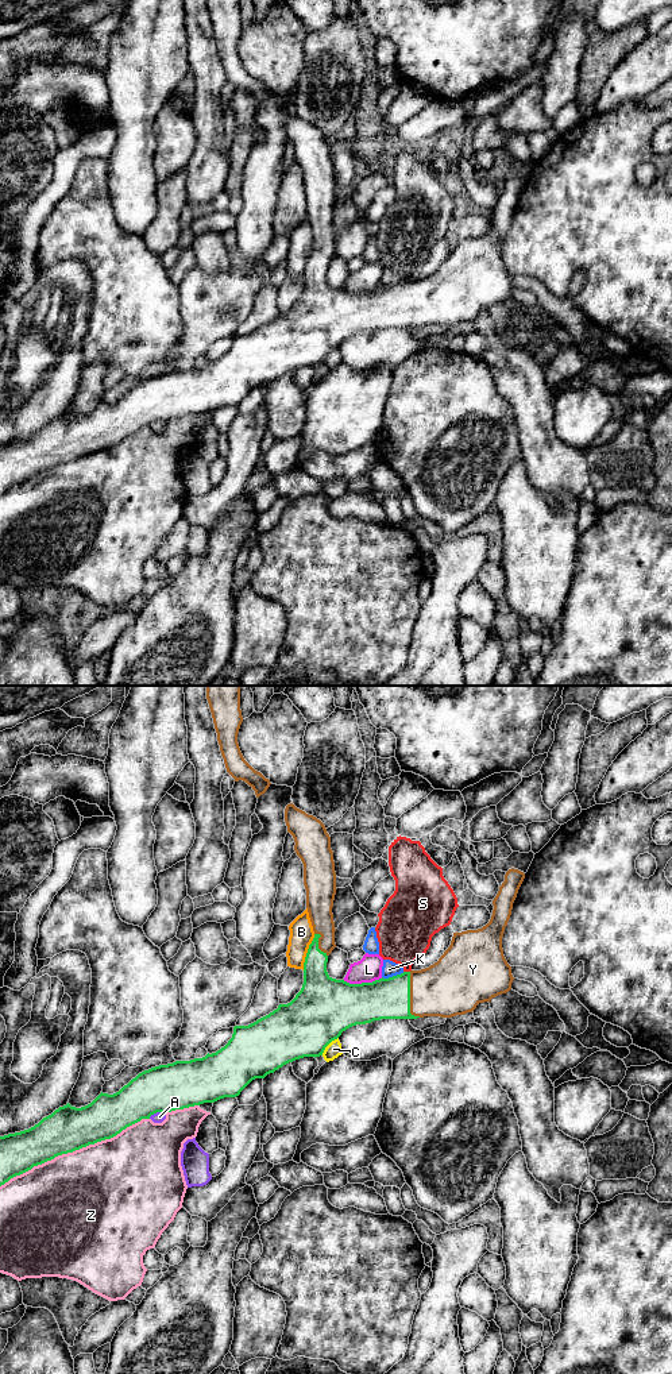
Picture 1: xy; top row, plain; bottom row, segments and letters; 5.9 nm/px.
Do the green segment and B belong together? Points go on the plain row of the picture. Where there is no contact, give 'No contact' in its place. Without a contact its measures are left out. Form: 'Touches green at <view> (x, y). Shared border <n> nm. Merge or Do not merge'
Touches green at xy (308, 261). Shared border 220 nm. Do not merge

